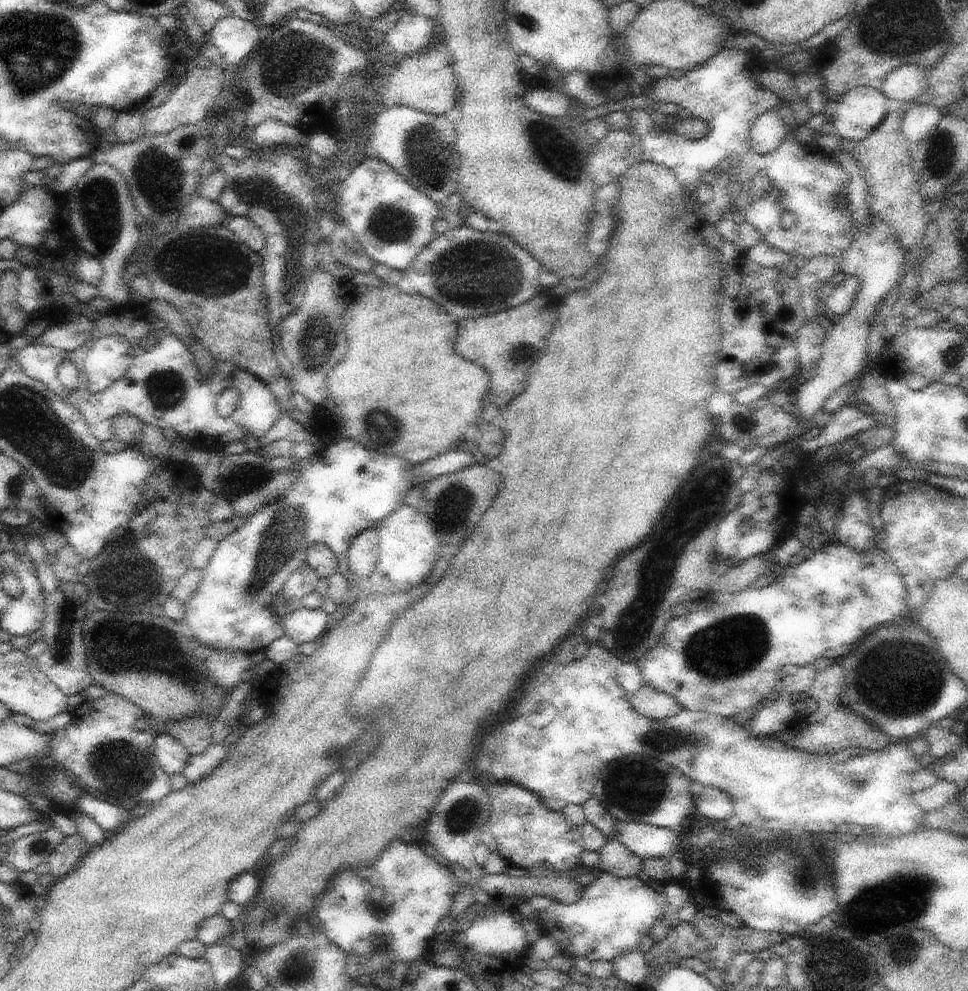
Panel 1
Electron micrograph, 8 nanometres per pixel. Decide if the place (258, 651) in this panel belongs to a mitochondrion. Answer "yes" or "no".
no

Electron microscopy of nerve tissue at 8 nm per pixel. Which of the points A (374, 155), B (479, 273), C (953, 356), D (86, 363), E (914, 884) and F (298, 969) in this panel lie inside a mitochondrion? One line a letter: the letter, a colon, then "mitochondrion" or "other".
A: other
B: mitochondrion
C: mitochondrion
D: other
E: mitochondrion
F: mitochondrion

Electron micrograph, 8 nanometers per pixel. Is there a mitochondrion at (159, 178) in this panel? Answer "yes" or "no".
yes

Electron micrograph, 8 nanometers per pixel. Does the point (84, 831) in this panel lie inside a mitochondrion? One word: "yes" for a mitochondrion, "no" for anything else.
no

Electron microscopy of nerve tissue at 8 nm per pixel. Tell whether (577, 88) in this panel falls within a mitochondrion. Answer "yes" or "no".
no

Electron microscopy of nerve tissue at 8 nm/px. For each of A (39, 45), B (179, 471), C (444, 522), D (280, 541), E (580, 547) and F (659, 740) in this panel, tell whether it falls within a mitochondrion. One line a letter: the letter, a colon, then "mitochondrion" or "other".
A: mitochondrion
B: other
C: other
D: mitochondrion
E: other
F: mitochondrion

